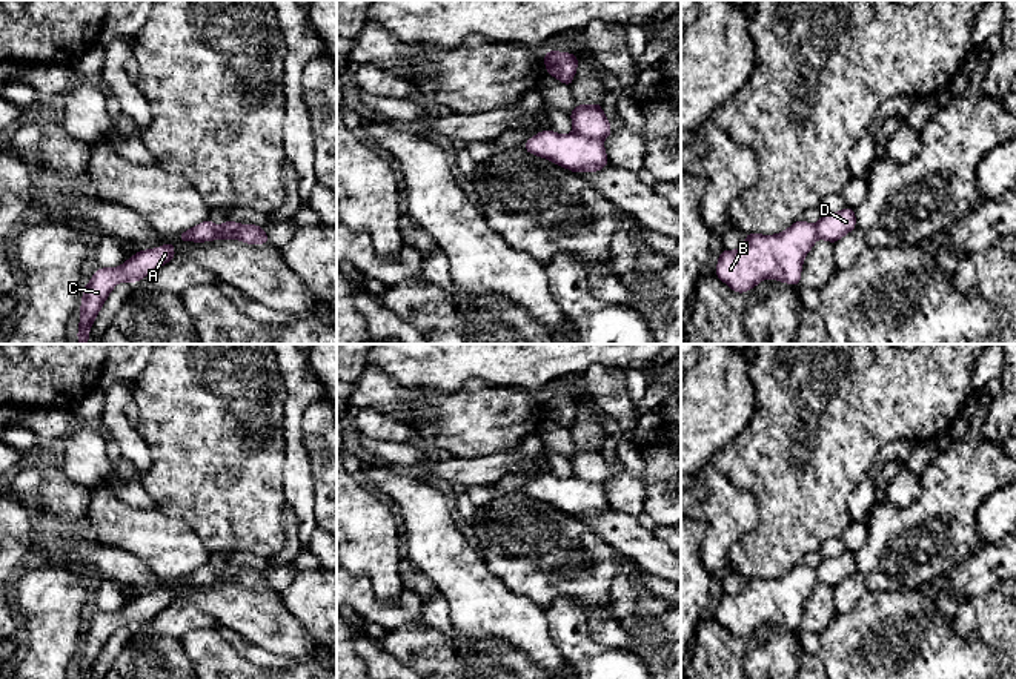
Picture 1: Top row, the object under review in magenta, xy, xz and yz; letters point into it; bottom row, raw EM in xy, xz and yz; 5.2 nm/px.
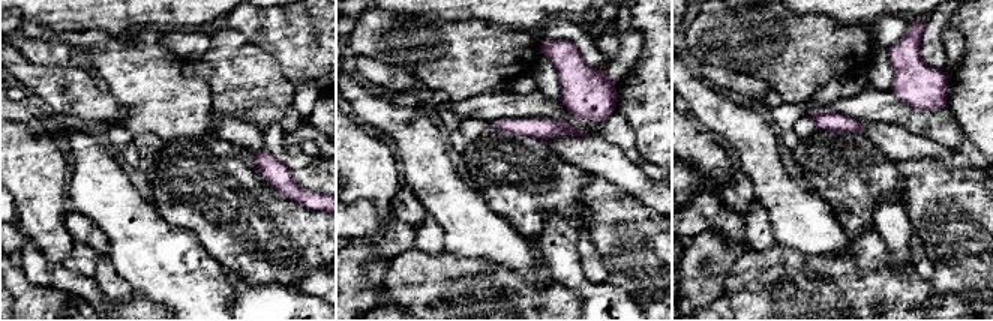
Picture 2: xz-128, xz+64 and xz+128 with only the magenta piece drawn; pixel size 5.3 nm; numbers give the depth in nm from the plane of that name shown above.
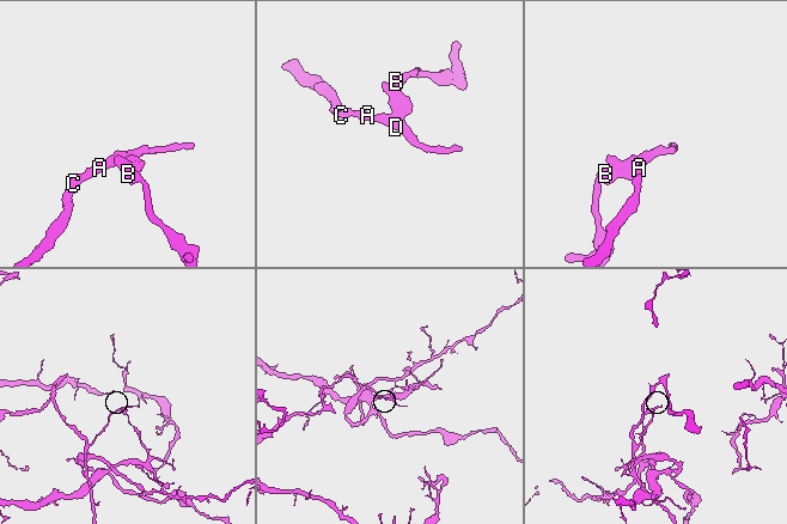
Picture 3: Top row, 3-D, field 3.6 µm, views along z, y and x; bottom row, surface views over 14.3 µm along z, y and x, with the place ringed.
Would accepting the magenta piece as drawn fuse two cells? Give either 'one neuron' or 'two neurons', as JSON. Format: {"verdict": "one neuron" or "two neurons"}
{"verdict": "two neurons"}

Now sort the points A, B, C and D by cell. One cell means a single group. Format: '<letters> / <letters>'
A C D / B

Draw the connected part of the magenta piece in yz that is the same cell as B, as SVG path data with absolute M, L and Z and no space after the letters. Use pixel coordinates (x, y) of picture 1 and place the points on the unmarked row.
M802 564L775 579L745 578L742 591L719 595L715 619L736 638L765 622L799 630L804 602L818 582L816 568Z

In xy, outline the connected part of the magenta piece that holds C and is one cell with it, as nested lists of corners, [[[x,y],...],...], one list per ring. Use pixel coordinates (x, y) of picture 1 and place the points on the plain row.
[[[169,584],[161,591],[138,595],[118,611],[98,611],[83,633],[77,679],[89,679],[97,657],[120,625],[137,627],[174,602],[175,593],[172,584]]]

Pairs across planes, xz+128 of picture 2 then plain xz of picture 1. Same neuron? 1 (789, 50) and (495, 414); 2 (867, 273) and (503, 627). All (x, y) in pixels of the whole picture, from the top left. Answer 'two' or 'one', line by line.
1: one
2: two

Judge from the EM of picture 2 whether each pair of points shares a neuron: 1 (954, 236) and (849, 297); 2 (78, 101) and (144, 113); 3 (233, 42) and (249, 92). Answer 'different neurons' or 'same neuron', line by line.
1: different neurons
2: different neurons
3: same neuron

